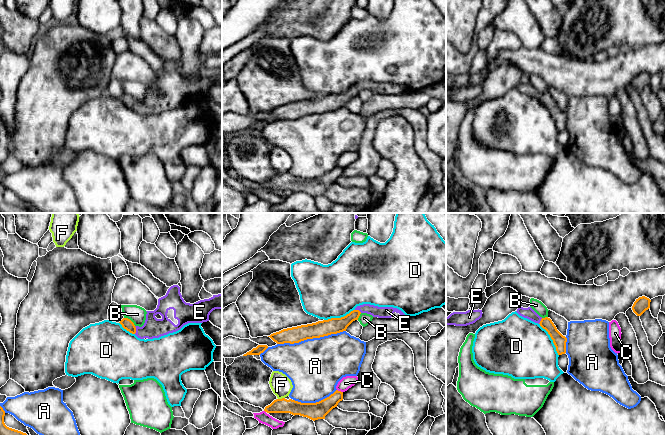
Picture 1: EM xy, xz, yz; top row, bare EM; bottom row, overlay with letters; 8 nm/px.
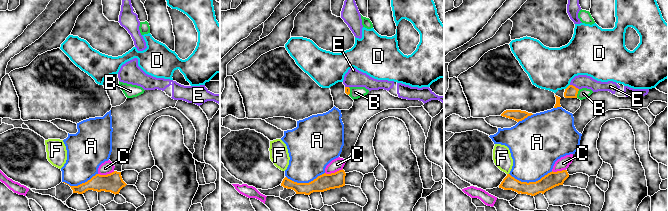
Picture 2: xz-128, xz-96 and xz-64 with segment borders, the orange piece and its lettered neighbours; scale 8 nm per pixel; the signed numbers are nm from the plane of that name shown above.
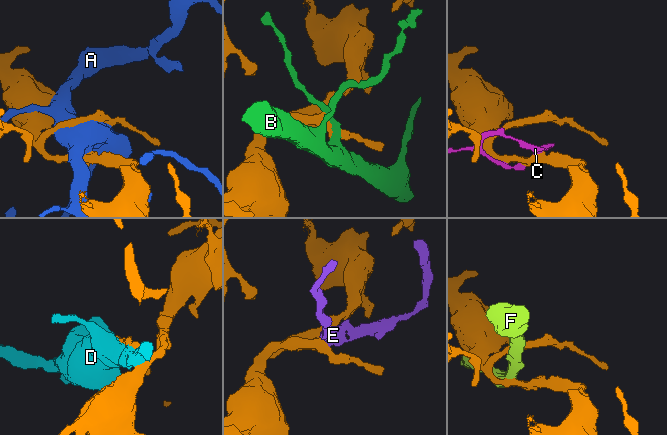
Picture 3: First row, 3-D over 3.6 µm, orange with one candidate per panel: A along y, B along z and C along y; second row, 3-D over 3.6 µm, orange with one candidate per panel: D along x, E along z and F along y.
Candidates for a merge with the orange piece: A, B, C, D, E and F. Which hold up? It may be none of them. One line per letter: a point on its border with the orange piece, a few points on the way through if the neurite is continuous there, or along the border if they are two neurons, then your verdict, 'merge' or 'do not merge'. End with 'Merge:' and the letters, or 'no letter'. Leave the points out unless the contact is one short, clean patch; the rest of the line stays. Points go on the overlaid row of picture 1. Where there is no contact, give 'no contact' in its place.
A: contact xz (311, 338); do not merge
B: contact xy (130, 320); do not merge
C: contact xz (340, 391); do not merge
D: contact yz (551, 338); do not merge
E: contact xy (135, 330); way xy (126, 323), (135, 330), (150, 330), (153, 328); merge
F: contact xz (282, 398); do not merge
Merge: E

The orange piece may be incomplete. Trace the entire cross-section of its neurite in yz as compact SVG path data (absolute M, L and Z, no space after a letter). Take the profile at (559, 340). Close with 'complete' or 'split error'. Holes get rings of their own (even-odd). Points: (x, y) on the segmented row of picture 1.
M519 307L516 311L520 316L527 318L535 323L538 323L550 335L556 347L558 355L566 353L567 338L563 336L556 328L552 320L548 317L540 317L531 307Z; split error

